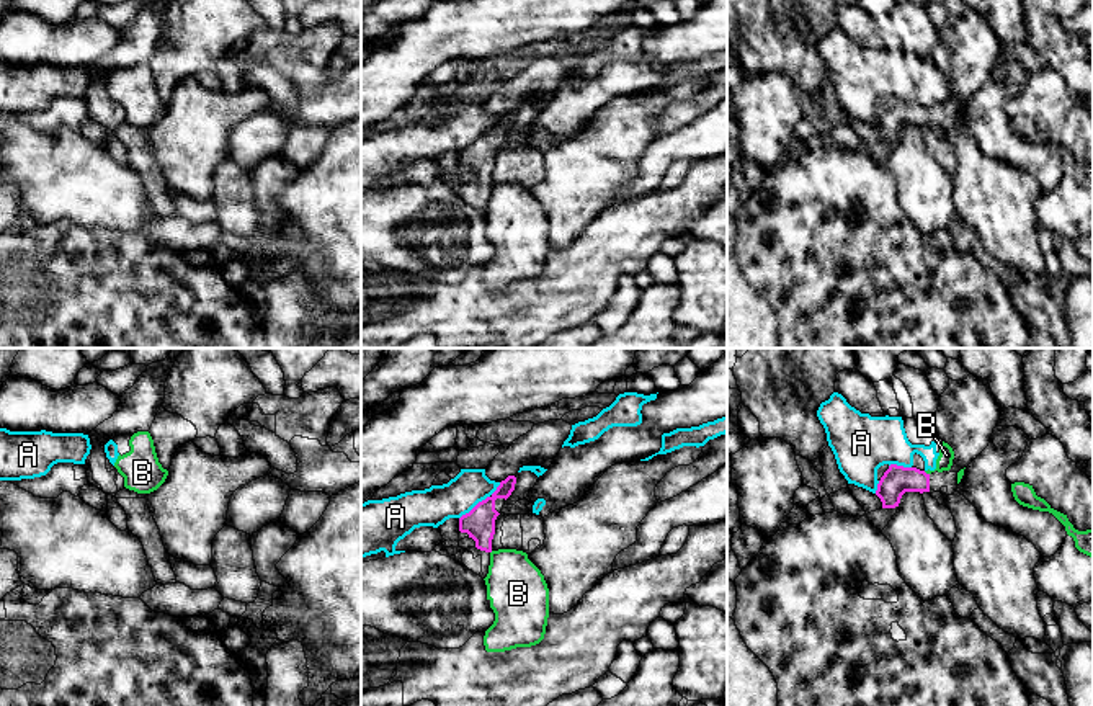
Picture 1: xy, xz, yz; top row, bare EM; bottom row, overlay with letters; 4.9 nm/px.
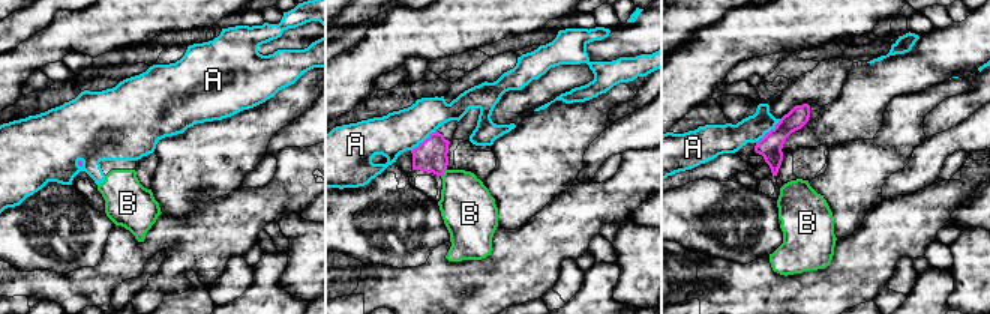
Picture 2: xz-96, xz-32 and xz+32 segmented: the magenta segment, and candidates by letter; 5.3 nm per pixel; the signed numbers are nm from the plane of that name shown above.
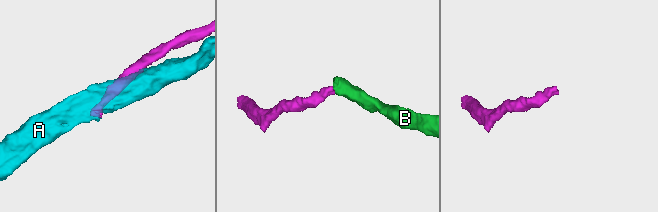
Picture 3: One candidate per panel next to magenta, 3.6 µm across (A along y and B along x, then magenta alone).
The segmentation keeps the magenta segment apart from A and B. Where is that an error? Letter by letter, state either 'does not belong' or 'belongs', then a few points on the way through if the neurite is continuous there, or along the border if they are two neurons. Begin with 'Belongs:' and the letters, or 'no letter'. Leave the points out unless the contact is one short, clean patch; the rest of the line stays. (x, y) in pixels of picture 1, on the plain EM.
Belongs: no letter
A: does not belong | along xz (500, 116), (459, 152)
B: does not belong | along yz (923, 105), (928, 108)

